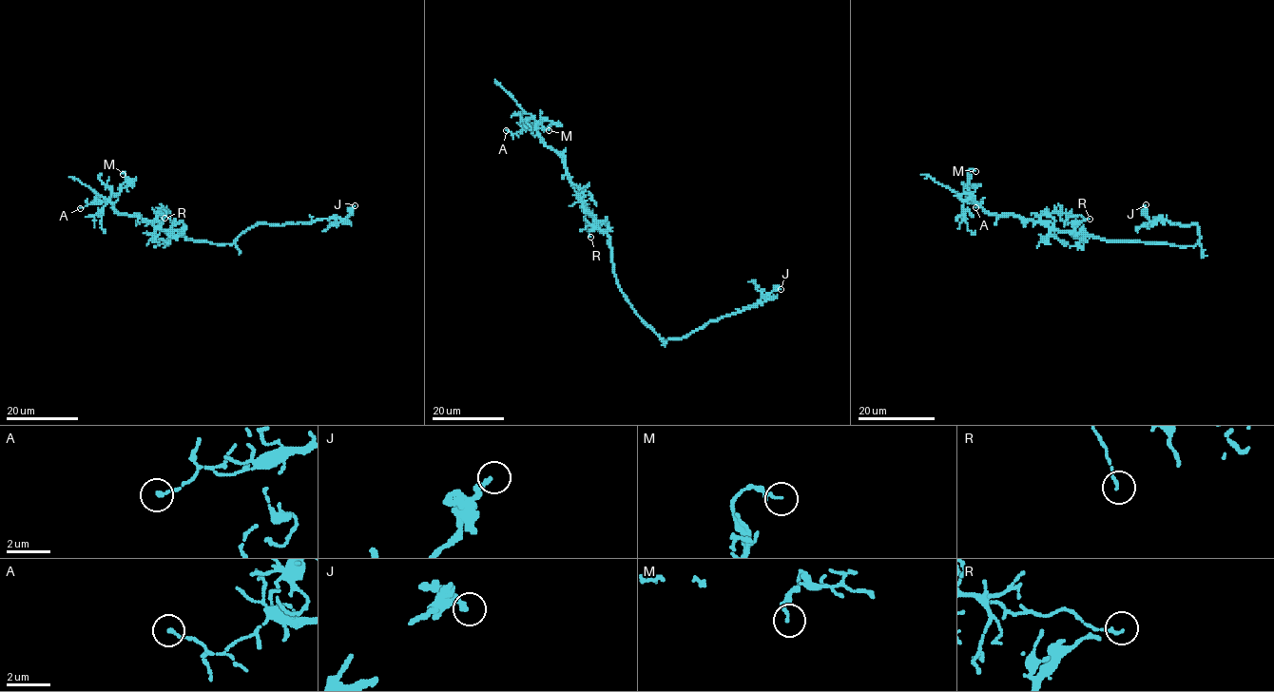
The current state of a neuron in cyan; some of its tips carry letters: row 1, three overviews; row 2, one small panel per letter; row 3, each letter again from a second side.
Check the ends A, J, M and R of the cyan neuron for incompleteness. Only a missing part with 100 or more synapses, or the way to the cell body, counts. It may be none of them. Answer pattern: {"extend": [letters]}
{"extend": []}

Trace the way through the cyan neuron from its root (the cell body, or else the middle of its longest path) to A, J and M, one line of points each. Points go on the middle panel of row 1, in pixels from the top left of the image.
A: (614, 263), (608, 237), (582, 201), (562, 158), (542, 141), (534, 128), (522, 128), (514, 134), (506, 130)
J: (614, 263), (615, 283), (626, 299), (664, 339), (687, 336), (709, 322), (753, 306), (778, 287), (781, 289)
M: (614, 263), (608, 235), (582, 201), (565, 162), (542, 141), (537, 128), (548, 120), (553, 123), (549, 130)

